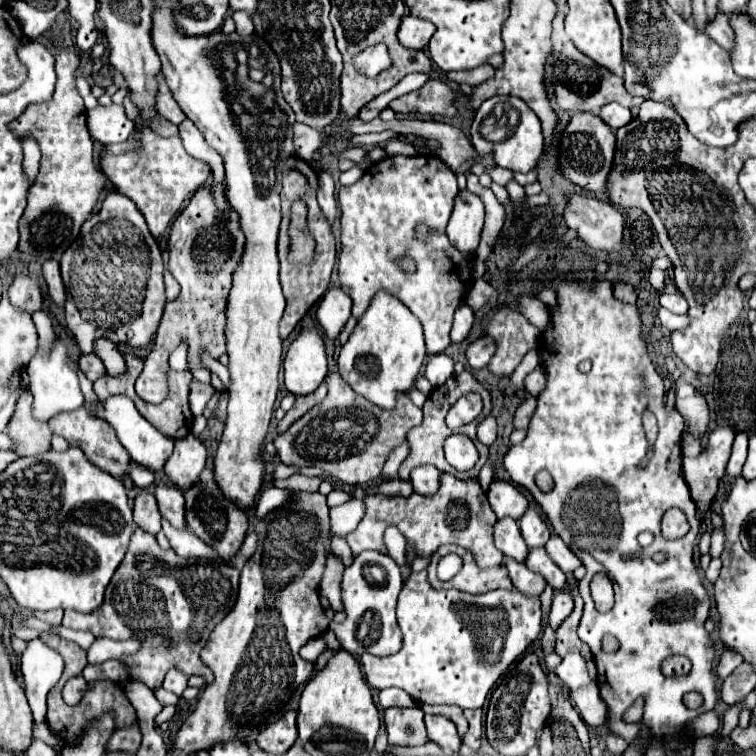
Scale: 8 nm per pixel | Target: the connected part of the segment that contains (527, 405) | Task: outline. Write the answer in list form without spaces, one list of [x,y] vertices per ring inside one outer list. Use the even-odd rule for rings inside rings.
[[[535,397],[525,399],[525,401],[517,407],[517,411],[515,411],[515,419],[513,419],[515,429],[527,429],[527,425],[529,425],[529,421],[531,421],[531,415],[533,415],[535,407],[537,407]]]

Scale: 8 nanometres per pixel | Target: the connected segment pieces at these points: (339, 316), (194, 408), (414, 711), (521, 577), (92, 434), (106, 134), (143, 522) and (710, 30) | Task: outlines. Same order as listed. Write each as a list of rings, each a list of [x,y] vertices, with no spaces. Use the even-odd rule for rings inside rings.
[[[331,287],[317,305],[317,323],[329,339],[337,339],[347,319],[351,317],[351,297],[341,287]]]
[[[193,379],[189,383],[189,406],[193,416],[202,415],[208,401],[215,393],[213,385]]]
[[[419,707],[385,709],[385,727],[389,745],[395,747],[419,747],[429,741],[423,723],[423,711]]]
[[[513,559],[507,561],[507,569],[519,593],[523,593],[525,597],[541,597],[541,593],[547,587],[547,581],[543,579],[543,575],[535,575],[533,571],[527,569],[525,563],[515,563]]]
[[[83,407],[57,415],[55,419],[49,421],[49,427],[55,435],[61,435],[71,447],[79,447],[83,449],[83,453],[87,455],[87,459],[97,465],[99,469],[107,471],[109,475],[117,477],[117,479],[125,479],[129,475],[129,467],[131,467],[131,457],[127,455],[125,447],[119,443],[119,439],[115,439],[115,431],[111,431],[109,423],[103,423],[103,419],[91,419],[91,415],[87,415],[87,411],[83,411]]]
[[[97,105],[87,111],[87,127],[95,141],[99,143],[121,143],[133,131],[133,121],[125,117],[123,105]]]
[[[141,491],[133,503],[133,521],[147,533],[157,535],[161,531],[161,513],[157,509],[155,495]]]
[[[717,13],[715,21],[711,21],[711,23],[707,25],[705,33],[707,33],[707,35],[713,39],[713,41],[717,41],[717,43],[719,43],[723,49],[727,49],[729,53],[733,51],[735,33],[733,33],[733,29],[731,29],[731,25],[729,25],[729,17],[727,17],[727,15]]]

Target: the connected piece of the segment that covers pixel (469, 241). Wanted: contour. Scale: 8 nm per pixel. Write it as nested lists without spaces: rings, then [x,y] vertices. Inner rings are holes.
[[[467,189],[459,191],[447,225],[447,235],[459,251],[475,253],[483,229],[483,217],[485,207],[481,199],[475,193],[469,193]]]

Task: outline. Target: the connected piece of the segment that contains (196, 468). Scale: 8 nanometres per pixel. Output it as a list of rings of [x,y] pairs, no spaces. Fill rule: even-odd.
[[[189,433],[187,437],[175,441],[175,451],[165,463],[163,471],[175,487],[187,489],[199,479],[205,461],[207,461],[205,445],[193,433]]]

